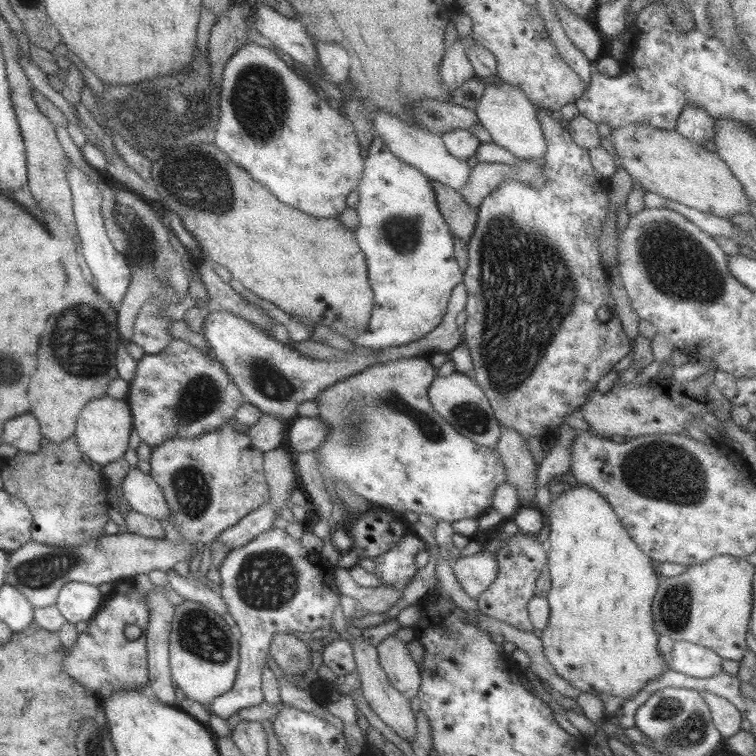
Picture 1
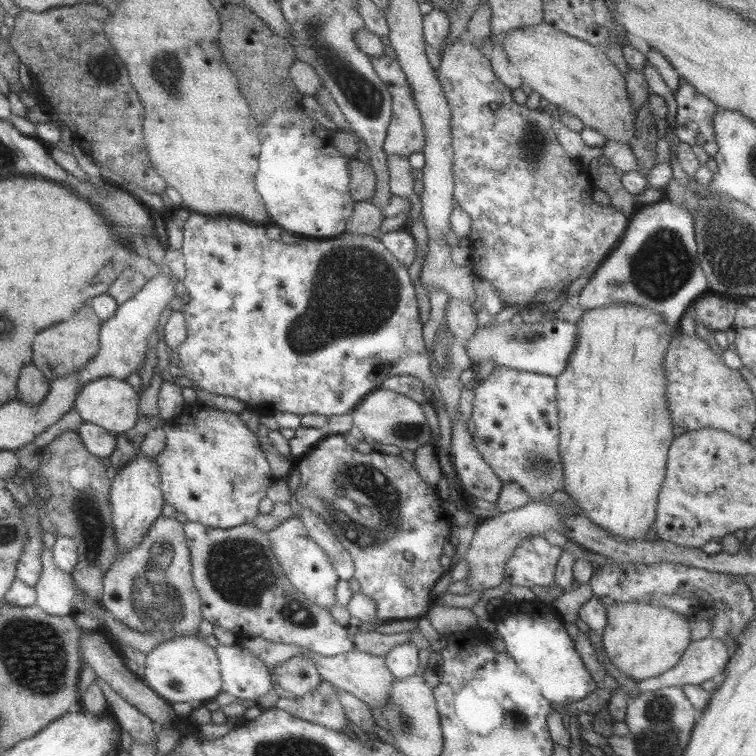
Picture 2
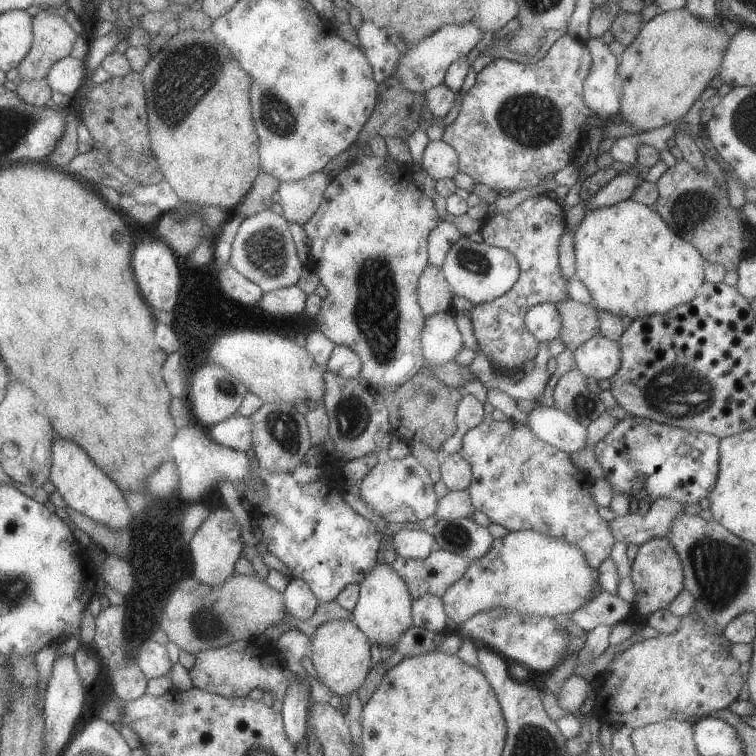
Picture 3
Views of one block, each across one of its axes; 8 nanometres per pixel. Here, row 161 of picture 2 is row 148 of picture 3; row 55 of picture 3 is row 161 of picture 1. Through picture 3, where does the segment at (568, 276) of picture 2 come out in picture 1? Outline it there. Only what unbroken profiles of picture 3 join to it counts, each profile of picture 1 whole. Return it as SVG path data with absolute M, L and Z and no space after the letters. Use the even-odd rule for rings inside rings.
M539 109L535 117L539 121L539 127L543 131L543 139L546 143L546 152L543 156L545 165L540 168L545 178L545 184L541 188L533 188L531 184L508 179L484 196L484 200L476 211L475 228L466 242L467 266L463 268L462 274L462 283L465 285L466 292L464 307L466 320L462 330L462 342L466 344L472 360L473 369L470 375L485 393L498 424L518 432L525 441L531 436L540 440L554 437L554 432L551 432L549 436L544 436L543 429L549 433L564 423L565 415L578 409L583 404L583 400L587 398L587 392L591 392L591 388L595 388L597 381L607 374L613 364L621 360L631 349L631 344L623 332L621 321L615 312L613 297L609 292L608 270L600 262L598 248L601 227L607 217L608 181L595 173L591 167L588 152L573 143L567 130L561 128L561 124L555 120L554 114ZM601 306L610 312L610 318L606 322L600 322L595 316Z

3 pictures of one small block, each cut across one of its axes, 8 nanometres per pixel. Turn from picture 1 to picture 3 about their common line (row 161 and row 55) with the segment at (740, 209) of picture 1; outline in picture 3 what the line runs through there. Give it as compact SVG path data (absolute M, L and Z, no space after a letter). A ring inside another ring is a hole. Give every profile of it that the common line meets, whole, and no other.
M684 7L663 11L649 22L645 22L635 39L618 56L620 100L617 115L621 115L622 119L617 122L627 123L635 130L635 135L659 129L670 123L680 124L681 118L697 98L700 98L700 94L715 76L723 52L730 42L720 24L719 22L717 25L709 25L702 19L693 17Z

